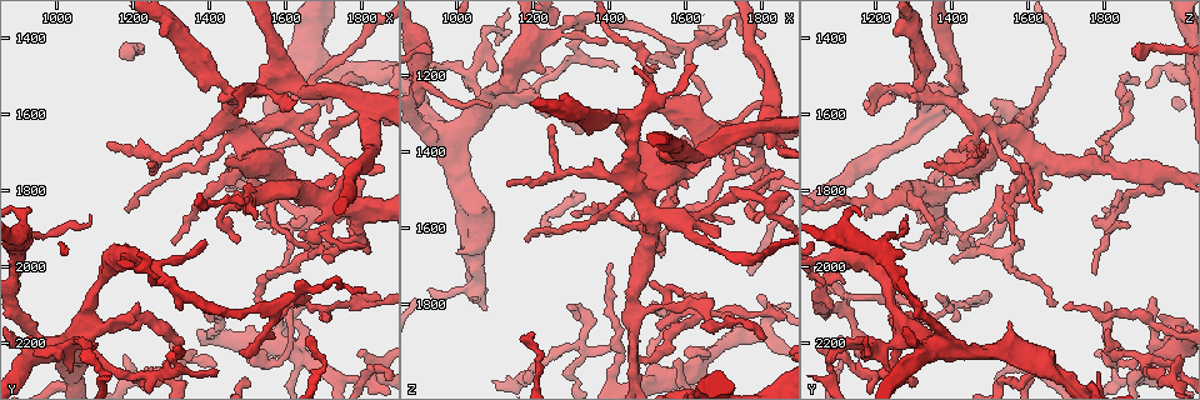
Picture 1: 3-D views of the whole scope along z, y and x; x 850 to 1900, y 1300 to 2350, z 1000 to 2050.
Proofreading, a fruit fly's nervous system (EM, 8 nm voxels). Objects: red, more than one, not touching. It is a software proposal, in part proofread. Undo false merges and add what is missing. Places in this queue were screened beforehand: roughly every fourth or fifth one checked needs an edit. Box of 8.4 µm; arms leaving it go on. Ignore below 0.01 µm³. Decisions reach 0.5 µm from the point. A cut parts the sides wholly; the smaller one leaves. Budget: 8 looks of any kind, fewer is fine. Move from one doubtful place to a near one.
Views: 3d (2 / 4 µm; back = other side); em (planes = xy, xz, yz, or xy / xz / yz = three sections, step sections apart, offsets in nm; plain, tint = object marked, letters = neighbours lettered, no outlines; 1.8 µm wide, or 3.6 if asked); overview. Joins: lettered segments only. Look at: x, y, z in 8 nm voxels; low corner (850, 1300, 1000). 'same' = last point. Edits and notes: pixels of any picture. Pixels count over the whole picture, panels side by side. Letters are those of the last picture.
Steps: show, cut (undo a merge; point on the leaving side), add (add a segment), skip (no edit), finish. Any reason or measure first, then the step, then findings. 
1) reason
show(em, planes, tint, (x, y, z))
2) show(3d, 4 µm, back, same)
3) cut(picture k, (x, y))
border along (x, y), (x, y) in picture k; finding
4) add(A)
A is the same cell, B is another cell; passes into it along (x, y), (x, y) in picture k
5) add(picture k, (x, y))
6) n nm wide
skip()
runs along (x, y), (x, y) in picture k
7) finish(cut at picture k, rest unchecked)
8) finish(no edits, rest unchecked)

an open end
show(em, planes, letters, (1290, 2155, 1810))

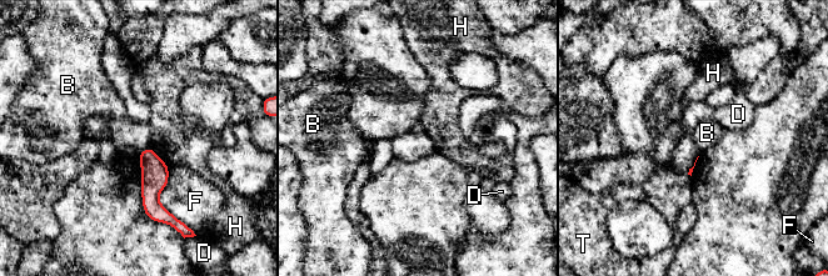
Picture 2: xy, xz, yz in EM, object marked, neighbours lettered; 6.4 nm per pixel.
F touches over 340 nm
skip()
B, D, F, H and T are other cells; none of them fits

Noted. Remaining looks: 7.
calibre changes
show(em, planes, letters, (1300, 1990, 1095))

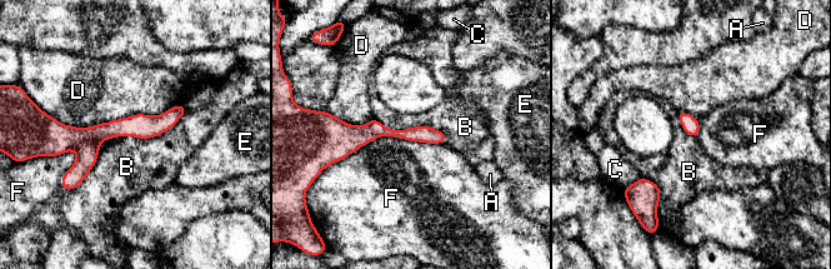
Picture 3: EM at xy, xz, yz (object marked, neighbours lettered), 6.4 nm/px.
skip()
A, B, C, D, E and F are other cells; border along (188, 111), (150, 138), (108, 140) in picture 3; continuous, no second cell

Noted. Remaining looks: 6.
thin end
show(em, planes, letters, (1805, 2065, 1090))

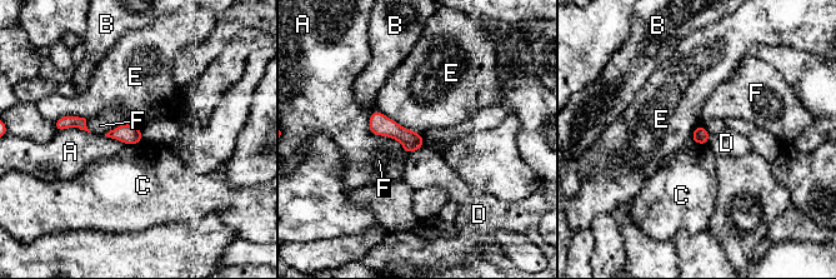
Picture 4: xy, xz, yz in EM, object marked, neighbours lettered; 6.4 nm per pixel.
skip()
A, B, C, D, E and F are other cells; border along (143, 140), (125, 145) in picture 4; no lettered segment goes on from it

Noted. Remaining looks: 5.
finish(no edits, rest unchecked)

